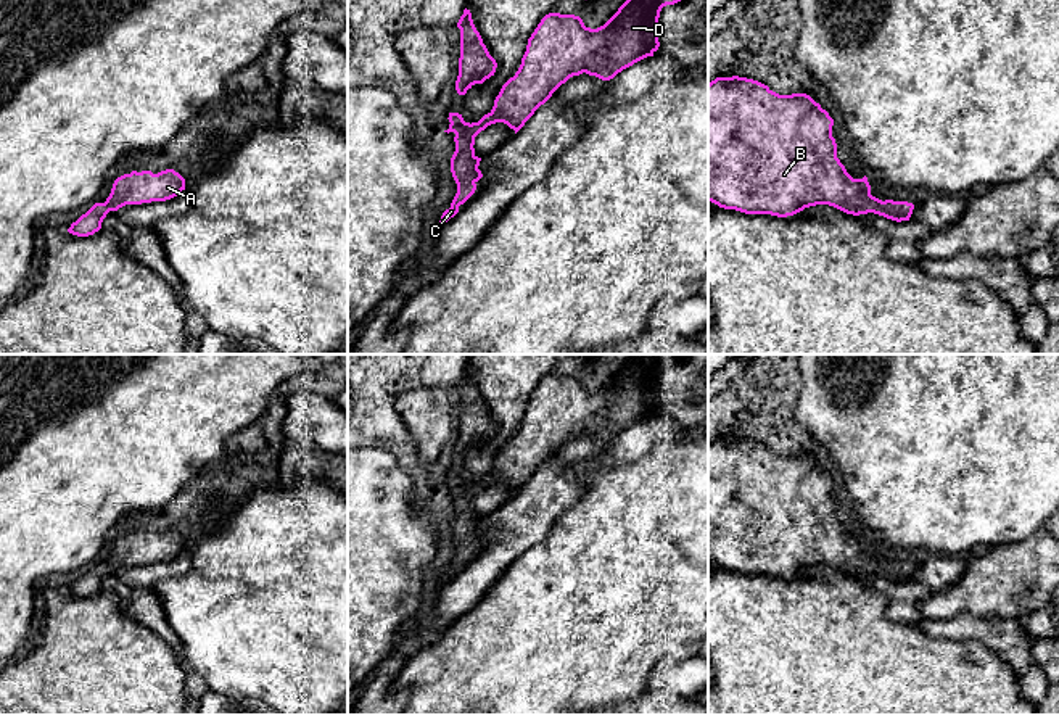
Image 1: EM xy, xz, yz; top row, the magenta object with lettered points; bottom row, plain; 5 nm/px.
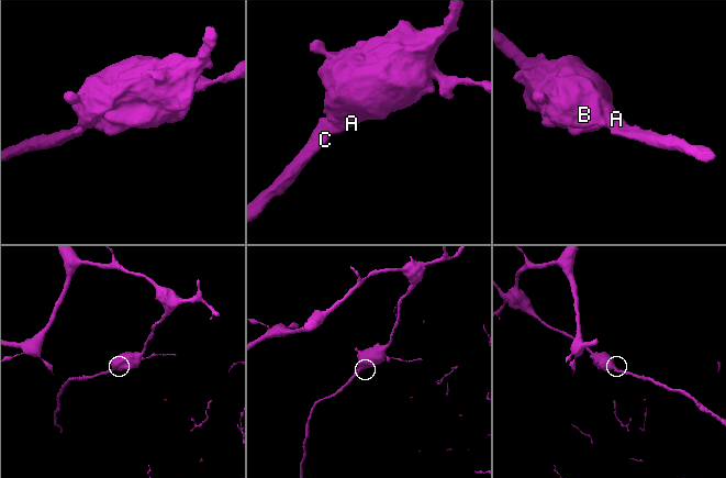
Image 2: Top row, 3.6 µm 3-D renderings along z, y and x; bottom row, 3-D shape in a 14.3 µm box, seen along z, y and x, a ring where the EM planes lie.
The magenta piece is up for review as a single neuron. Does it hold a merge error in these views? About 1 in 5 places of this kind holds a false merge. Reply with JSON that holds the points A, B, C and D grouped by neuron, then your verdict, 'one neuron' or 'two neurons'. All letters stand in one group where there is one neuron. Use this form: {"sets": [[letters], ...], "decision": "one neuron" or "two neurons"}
{"sets": [["A", "B", "C", "D"]], "decision": "one neuron"}

